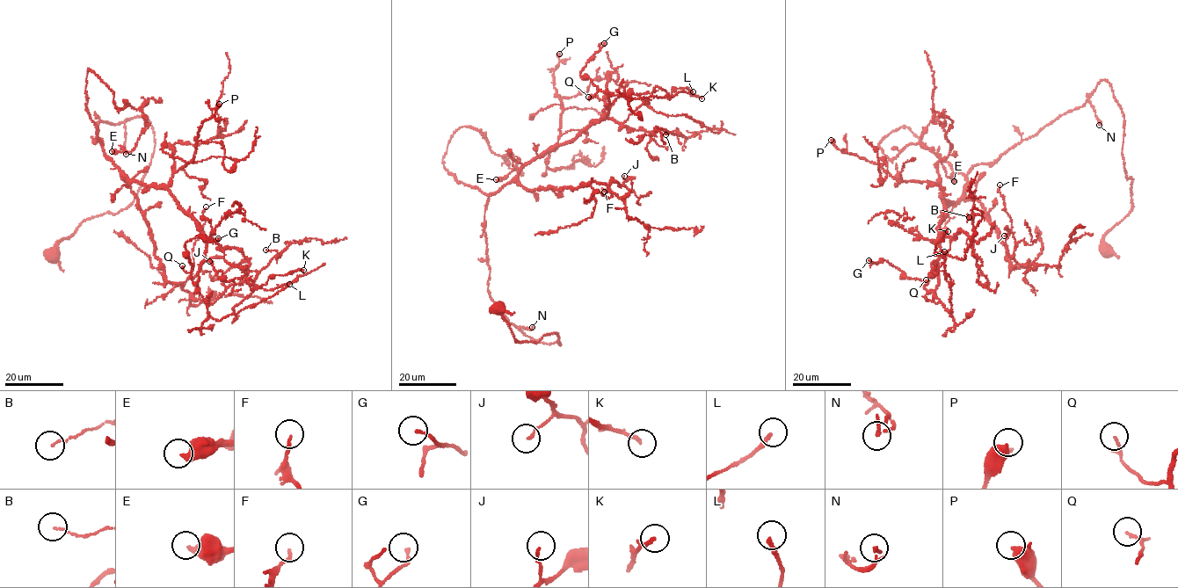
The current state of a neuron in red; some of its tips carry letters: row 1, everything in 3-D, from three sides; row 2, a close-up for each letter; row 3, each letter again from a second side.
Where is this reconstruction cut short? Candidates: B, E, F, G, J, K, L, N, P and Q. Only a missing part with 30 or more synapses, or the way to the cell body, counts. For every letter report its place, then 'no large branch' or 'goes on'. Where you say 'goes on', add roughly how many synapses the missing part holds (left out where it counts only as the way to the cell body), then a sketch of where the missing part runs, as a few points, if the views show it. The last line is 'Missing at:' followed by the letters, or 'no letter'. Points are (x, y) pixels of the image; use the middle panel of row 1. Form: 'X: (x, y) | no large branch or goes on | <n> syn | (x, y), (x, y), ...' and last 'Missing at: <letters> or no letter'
B: (665, 134) | no large branch
E: (496, 179) | no large branch
F: (604, 192) | no large branch
G: (604, 43) | no large branch
J: (624, 176) | no large branch
K: (701, 98) | no large branch
L: (693, 91) | no large branch
N: (532, 327) | no large branch
P: (559, 54) | no large branch
Q: (588, 97) | no large branch
Missing at: no letter

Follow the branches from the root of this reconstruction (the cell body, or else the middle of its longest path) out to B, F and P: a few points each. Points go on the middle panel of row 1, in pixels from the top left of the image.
B: (498, 306), (515, 341), (560, 344), (490, 296), (490, 195), (605, 119), (665, 134)
F: (498, 306), (515, 341), (554, 332), (560, 344), (524, 335), (490, 296), (490, 195), (612, 177), (604, 192)
P: (498, 306), (515, 341), (560, 344), (492, 301), (484, 229), (490, 195), (557, 145), (559, 54)

